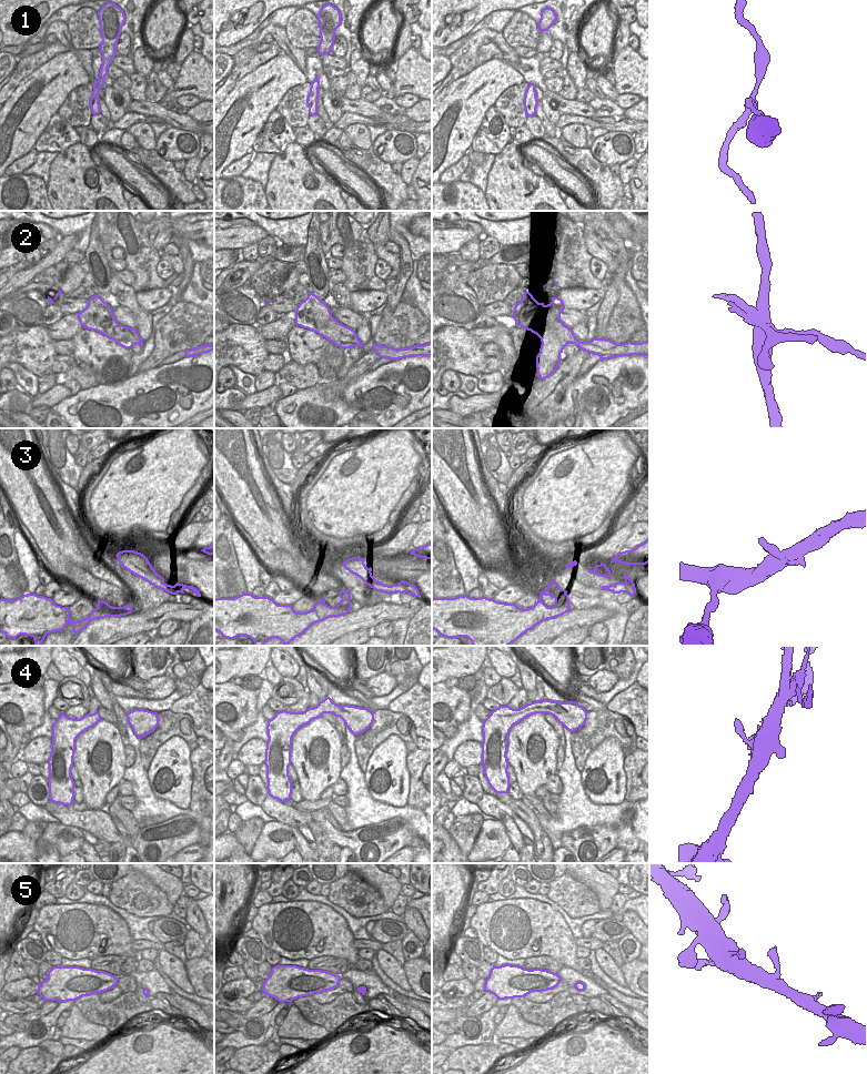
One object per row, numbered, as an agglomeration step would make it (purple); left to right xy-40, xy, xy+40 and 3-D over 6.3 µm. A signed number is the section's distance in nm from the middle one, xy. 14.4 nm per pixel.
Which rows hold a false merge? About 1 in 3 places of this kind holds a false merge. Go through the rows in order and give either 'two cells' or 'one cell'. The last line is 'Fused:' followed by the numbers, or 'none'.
1: one cell
2: two cells
3: one cell
4: one cell
5: one cell
Fused: 2

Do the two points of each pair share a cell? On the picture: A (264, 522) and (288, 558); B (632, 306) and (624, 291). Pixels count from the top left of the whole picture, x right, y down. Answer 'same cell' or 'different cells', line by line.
A: same cell
B: same cell

